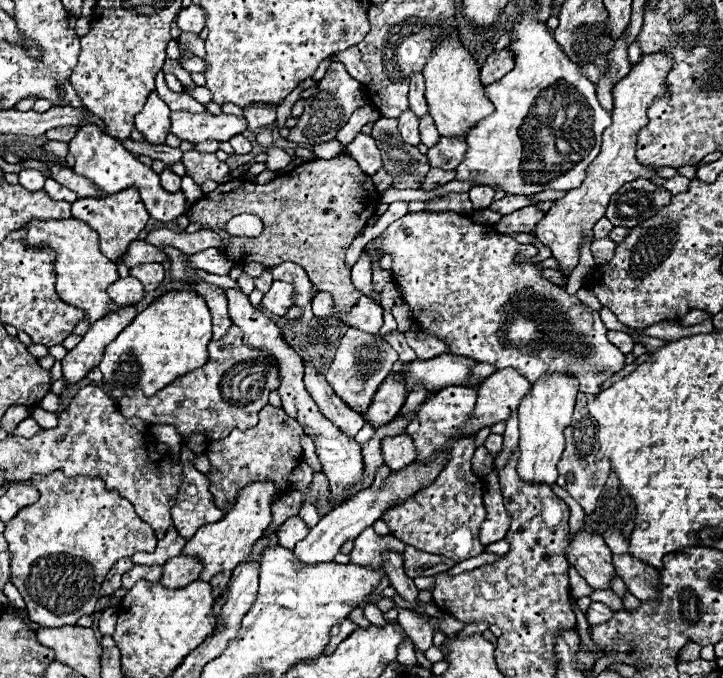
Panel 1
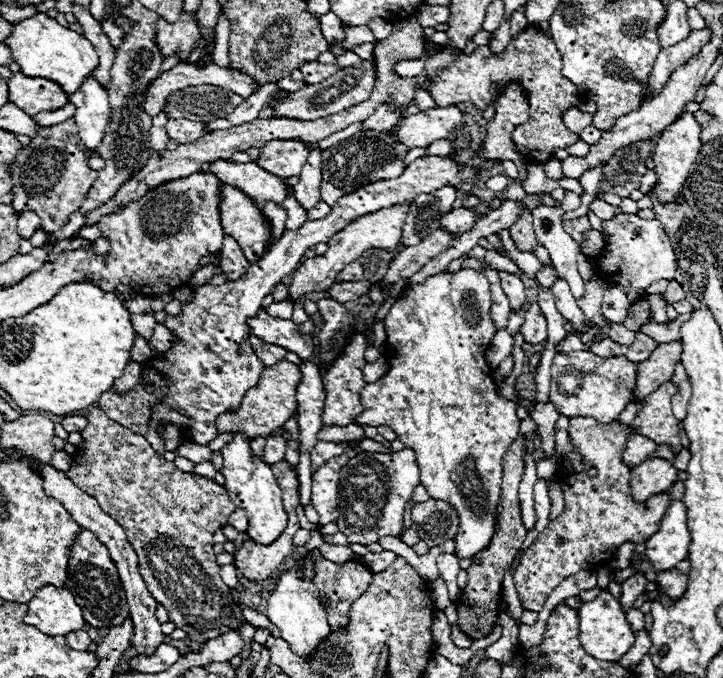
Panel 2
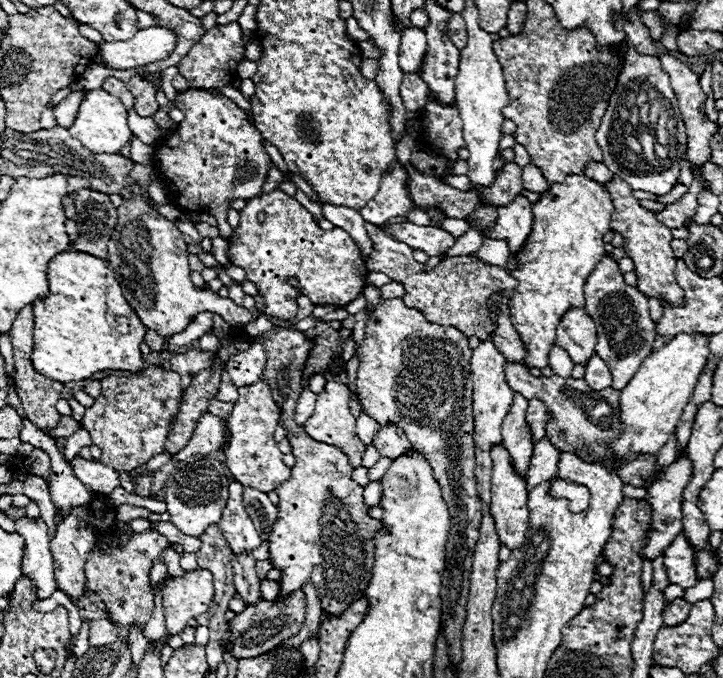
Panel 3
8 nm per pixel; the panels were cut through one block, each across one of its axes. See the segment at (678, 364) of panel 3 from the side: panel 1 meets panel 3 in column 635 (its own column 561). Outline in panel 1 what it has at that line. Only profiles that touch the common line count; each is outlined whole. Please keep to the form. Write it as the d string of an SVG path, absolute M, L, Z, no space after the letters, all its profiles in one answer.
M564 374L544 376L542 382L534 382L528 396L518 408L520 416L520 456L518 456L518 476L528 484L548 484L552 486L558 478L556 464L564 450L564 428L572 422L574 402L578 394L576 378Z

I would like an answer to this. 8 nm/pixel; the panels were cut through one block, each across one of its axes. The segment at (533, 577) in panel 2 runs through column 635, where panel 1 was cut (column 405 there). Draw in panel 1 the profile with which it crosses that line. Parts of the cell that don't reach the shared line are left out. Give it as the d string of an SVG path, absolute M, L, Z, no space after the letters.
M448 386L426 400L414 420L408 424L406 434L412 436L416 444L416 462L430 460L440 450L448 450L448 462L436 480L418 490L398 506L392 506L382 520L388 524L390 532L422 552L448 556L456 562L474 558L484 552L478 540L478 528L486 520L486 508L482 502L482 480L472 472L472 454L476 450L476 434L460 434L460 428L470 420L476 406L478 390L468 386Z

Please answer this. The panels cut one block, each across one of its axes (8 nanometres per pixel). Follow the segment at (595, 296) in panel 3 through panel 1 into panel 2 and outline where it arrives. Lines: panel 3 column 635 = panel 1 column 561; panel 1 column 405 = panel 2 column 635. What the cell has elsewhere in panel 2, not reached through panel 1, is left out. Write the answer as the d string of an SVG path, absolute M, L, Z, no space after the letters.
M620 214L614 220L604 222L610 240L600 256L594 258L596 274L608 282L622 286L632 300L640 298L640 290L656 280L674 280L676 274L676 254L672 242L658 220L644 220L634 214Z

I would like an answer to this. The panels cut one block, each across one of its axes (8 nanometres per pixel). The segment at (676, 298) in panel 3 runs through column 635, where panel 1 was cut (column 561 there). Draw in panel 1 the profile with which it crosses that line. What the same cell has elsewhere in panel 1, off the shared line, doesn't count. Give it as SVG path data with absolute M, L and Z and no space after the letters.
M664 50L654 54L640 56L638 64L630 68L630 72L612 88L614 98L614 112L612 112L612 124L602 134L602 150L594 158L594 162L586 168L586 178L580 188L566 190L564 198L554 200L554 206L544 214L544 218L536 224L536 236L542 244L546 244L552 250L552 256L560 262L562 272L568 276L570 270L578 264L578 250L580 240L584 234L592 236L594 224L604 216L606 206L612 198L612 194L624 184L632 182L634 178L652 178L658 176L656 170L650 170L646 166L640 166L636 162L636 136L640 128L648 122L648 108L654 100L664 98L668 94L666 76L670 68L674 66L674 60Z

